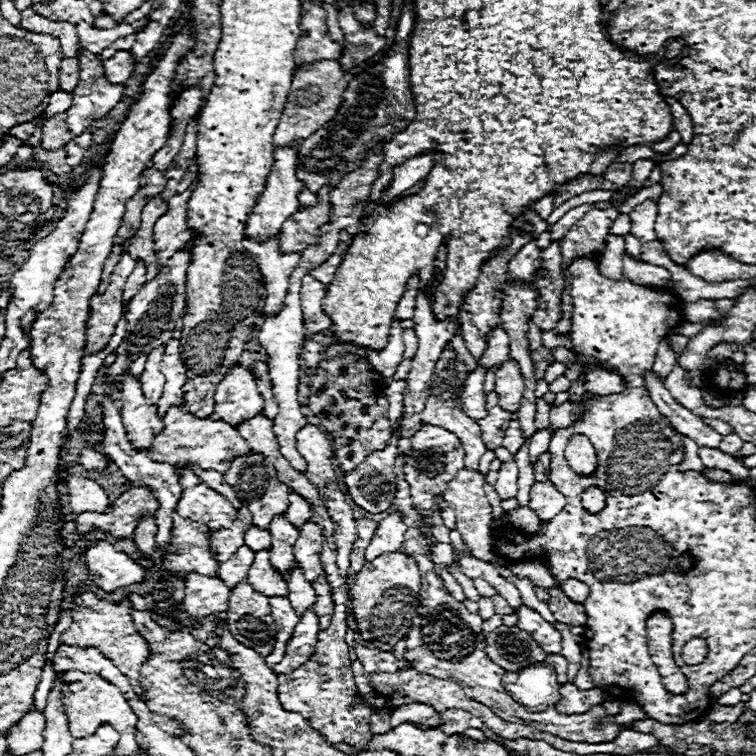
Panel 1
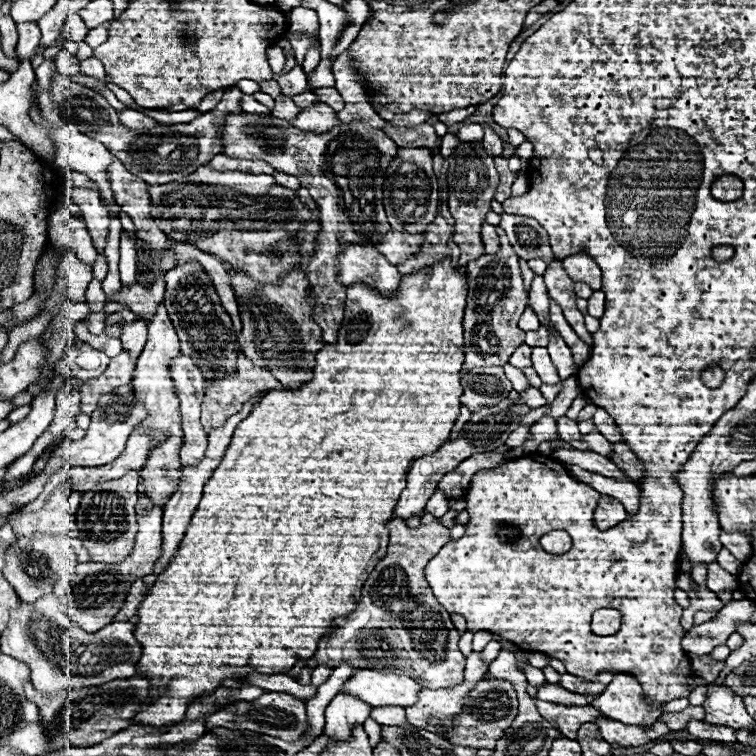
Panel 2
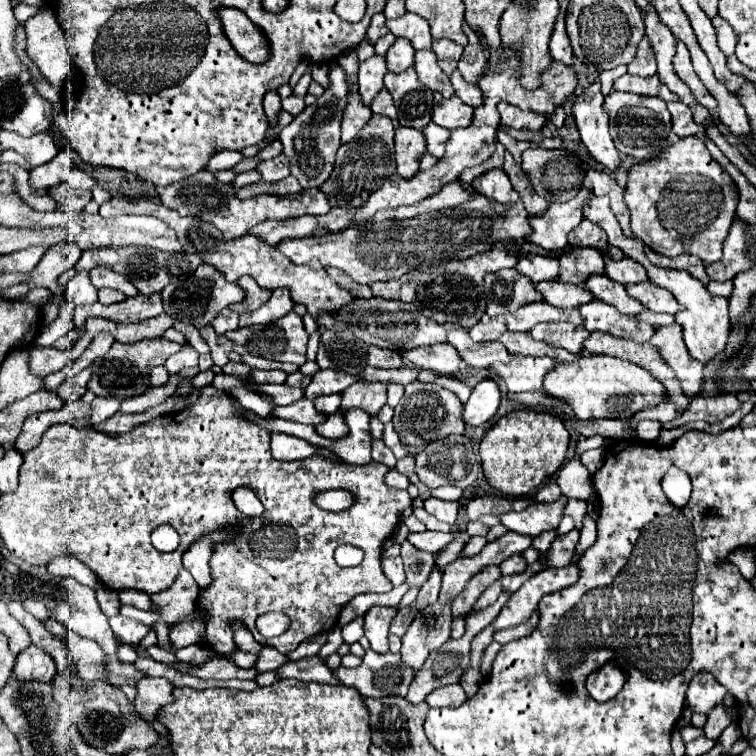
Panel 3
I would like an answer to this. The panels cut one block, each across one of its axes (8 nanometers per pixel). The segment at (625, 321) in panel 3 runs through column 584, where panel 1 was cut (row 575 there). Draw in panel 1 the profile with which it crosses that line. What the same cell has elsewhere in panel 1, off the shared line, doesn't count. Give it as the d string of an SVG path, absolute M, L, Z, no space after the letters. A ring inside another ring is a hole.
M306 522L304 528L300 530L300 536L294 544L294 556L298 566L302 568L304 576L308 582L314 582L318 576L326 576L322 562L320 562L320 552L322 552L322 532L314 522Z

